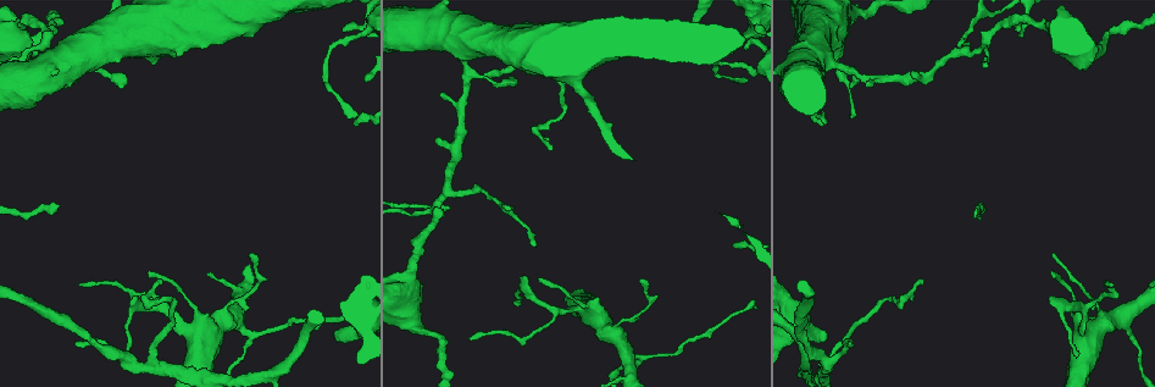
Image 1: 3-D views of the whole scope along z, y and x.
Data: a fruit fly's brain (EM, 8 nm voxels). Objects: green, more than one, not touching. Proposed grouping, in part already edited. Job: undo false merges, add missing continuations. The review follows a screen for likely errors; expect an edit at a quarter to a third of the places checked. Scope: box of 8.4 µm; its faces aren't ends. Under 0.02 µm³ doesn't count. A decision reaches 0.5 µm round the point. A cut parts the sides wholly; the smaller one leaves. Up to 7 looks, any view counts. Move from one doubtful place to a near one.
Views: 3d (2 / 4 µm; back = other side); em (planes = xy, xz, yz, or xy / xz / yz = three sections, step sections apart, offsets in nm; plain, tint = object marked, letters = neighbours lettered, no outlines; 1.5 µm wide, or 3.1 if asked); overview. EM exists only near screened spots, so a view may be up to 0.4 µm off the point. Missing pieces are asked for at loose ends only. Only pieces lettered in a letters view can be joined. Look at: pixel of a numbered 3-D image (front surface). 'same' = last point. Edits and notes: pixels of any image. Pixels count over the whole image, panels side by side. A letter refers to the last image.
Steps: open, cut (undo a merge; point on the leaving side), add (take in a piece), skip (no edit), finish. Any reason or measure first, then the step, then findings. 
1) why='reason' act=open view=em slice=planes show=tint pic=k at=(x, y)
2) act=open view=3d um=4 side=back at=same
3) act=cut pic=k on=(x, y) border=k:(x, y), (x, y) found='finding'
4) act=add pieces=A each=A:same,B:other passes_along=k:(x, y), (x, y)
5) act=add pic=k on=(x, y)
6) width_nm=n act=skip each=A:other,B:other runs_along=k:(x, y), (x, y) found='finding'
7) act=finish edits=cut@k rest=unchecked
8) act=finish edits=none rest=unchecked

why='free end' act=open view=em slice=planes show=letters pic=1 at=(822, 334)

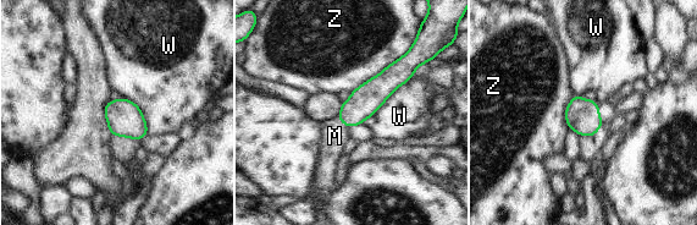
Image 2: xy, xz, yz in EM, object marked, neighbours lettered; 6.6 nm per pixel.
act=add pieces=M each=M:same,W:other,Z:other passes_along=2:(366, 99), (342, 122), (335, 136) found='the neuron continues'

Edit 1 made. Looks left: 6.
why='free end' act=open view=3d um=2 pic=1 at=(868, 84)

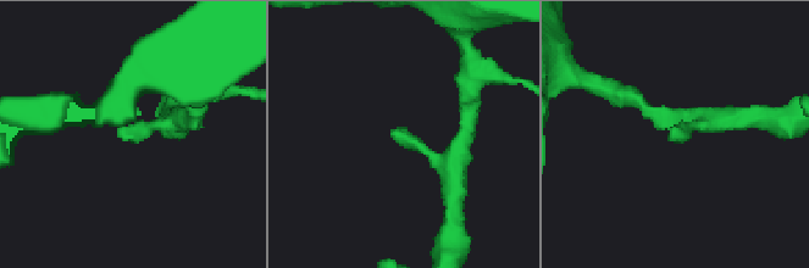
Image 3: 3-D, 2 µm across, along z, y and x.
act=open view=em slice=yz step=8 show=tint pic=3 at=(672, 131)

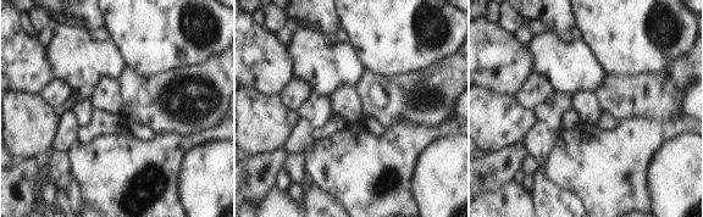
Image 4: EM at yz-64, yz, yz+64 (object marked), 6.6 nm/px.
why='cut it another way' act=open view=em slice=planes show=letters at=same

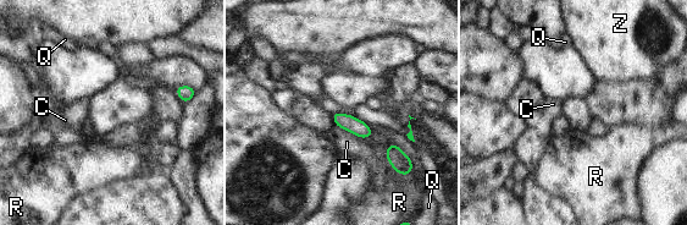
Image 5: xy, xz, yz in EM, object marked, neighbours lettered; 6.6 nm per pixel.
width_nm=100 longest_contact=R:240nm act=skip each=C:other,Q:other,R:other,Z:other found='no lettered piece goes on from it'

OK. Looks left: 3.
why='tapers out' act=open view=3d um=4 side=back pic=1 at=(515, 302)

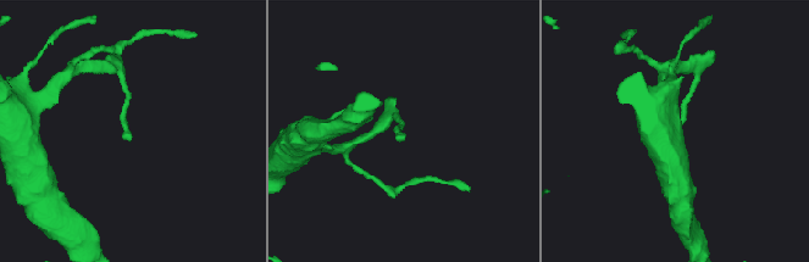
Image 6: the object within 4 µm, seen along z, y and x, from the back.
act=open view=em slice=planes show=letters pic=6 at=(127, 139)

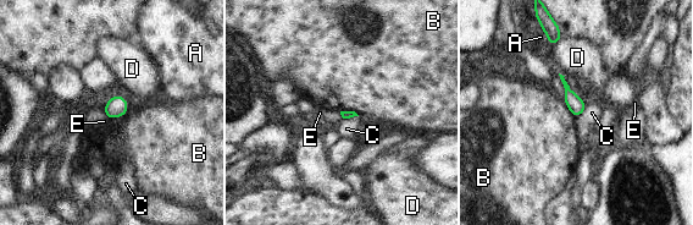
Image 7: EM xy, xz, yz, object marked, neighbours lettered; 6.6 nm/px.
act=skip each=A:other,B:other,C:other,D:other,E:other border=7:(128, 111), (110, 120) found='none of them fits'

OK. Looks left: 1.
act=finish edits=add@2 rest=unchecked

